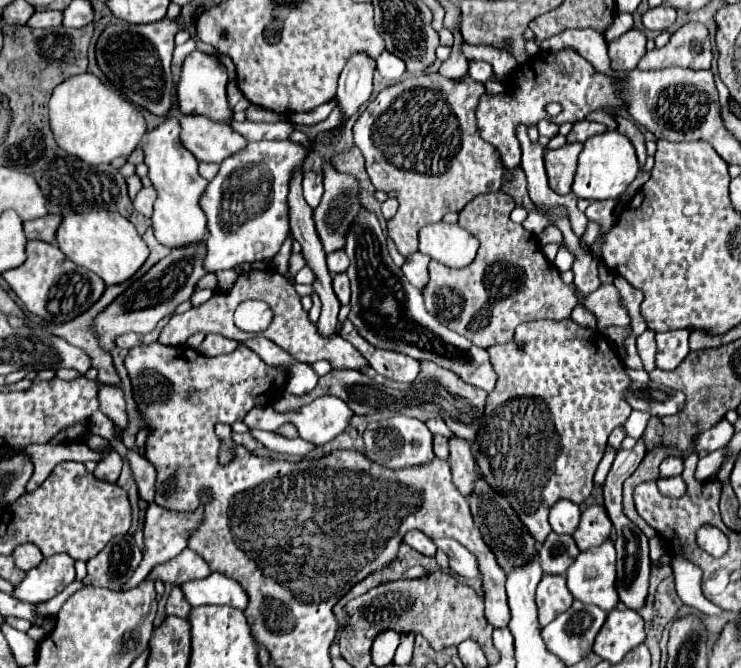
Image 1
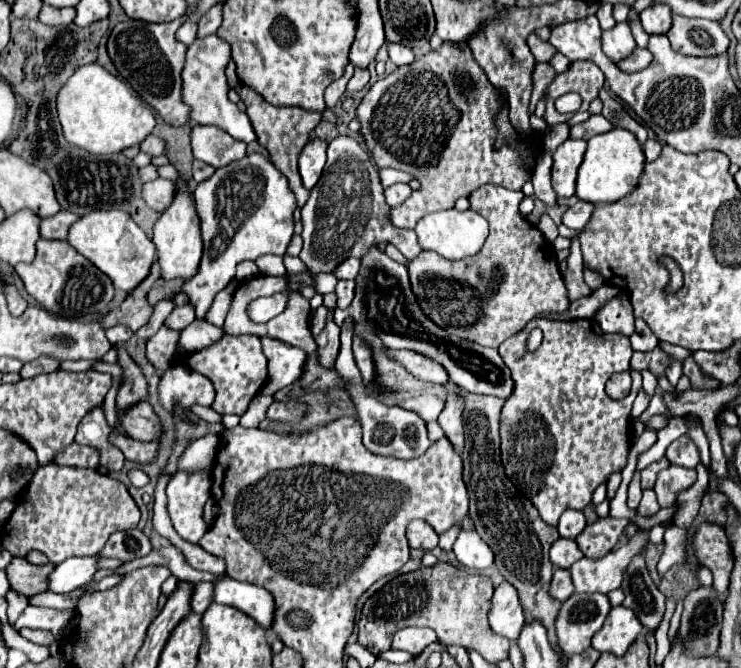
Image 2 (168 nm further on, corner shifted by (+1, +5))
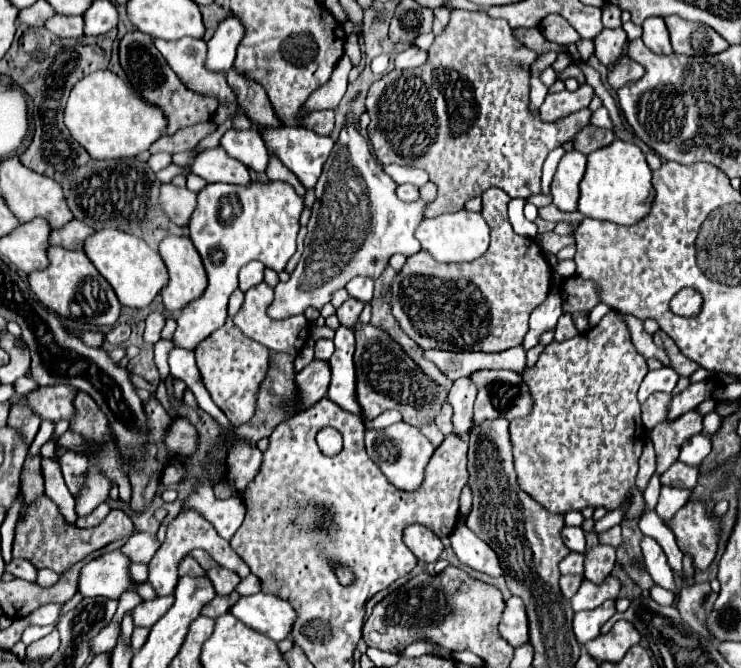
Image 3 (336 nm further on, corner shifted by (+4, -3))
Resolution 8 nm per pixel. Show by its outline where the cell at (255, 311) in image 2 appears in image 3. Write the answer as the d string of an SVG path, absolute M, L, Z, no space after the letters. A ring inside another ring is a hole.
M348 114L348 122L340 132L340 138L334 144L334 152L324 164L324 172L316 184L316 202L312 206L312 216L308 222L308 234L304 240L304 252L302 258L292 272L288 282L278 282L274 288L276 298L270 304L268 312L272 318L288 318L296 314L304 314L306 308L316 308L322 310L332 300L332 292L344 288L352 278L356 276L368 276L368 278L378 278L386 266L392 254L400 252L404 256L412 256L420 250L420 242L414 236L414 230L424 218L426 212L426 202L402 202L396 196L396 182L384 172L382 164L376 162L376 156L372 154L370 142L360 134L360 128L352 116Z

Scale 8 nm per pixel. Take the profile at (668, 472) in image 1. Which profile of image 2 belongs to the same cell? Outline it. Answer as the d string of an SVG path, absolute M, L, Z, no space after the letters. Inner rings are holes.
M681 436L667 448L665 458L671 464L683 466L683 468L695 468L699 462L699 452L697 452L697 446L693 444L693 440L689 436Z

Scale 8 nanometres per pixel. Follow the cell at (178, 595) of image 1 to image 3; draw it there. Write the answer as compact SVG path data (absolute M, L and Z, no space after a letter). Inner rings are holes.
M232 592L230 596L216 596L210 604L206 604L206 608L202 610L202 614L204 616L210 616L210 618L218 618L218 616L222 616L222 614L226 614L234 604L236 604L236 600L240 598L240 594L238 592Z

